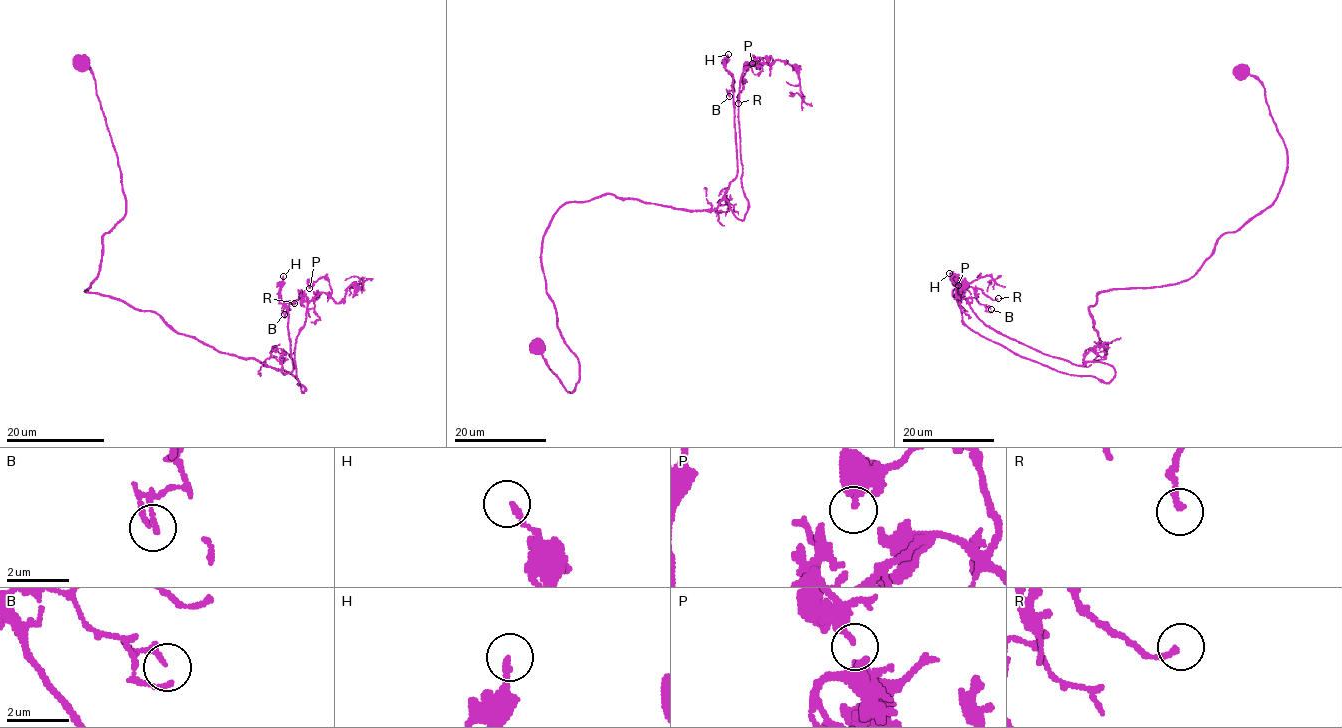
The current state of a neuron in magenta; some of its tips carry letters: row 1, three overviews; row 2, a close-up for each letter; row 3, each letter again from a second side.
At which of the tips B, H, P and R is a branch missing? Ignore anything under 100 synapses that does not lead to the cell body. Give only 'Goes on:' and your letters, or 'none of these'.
Goes on: none of these

